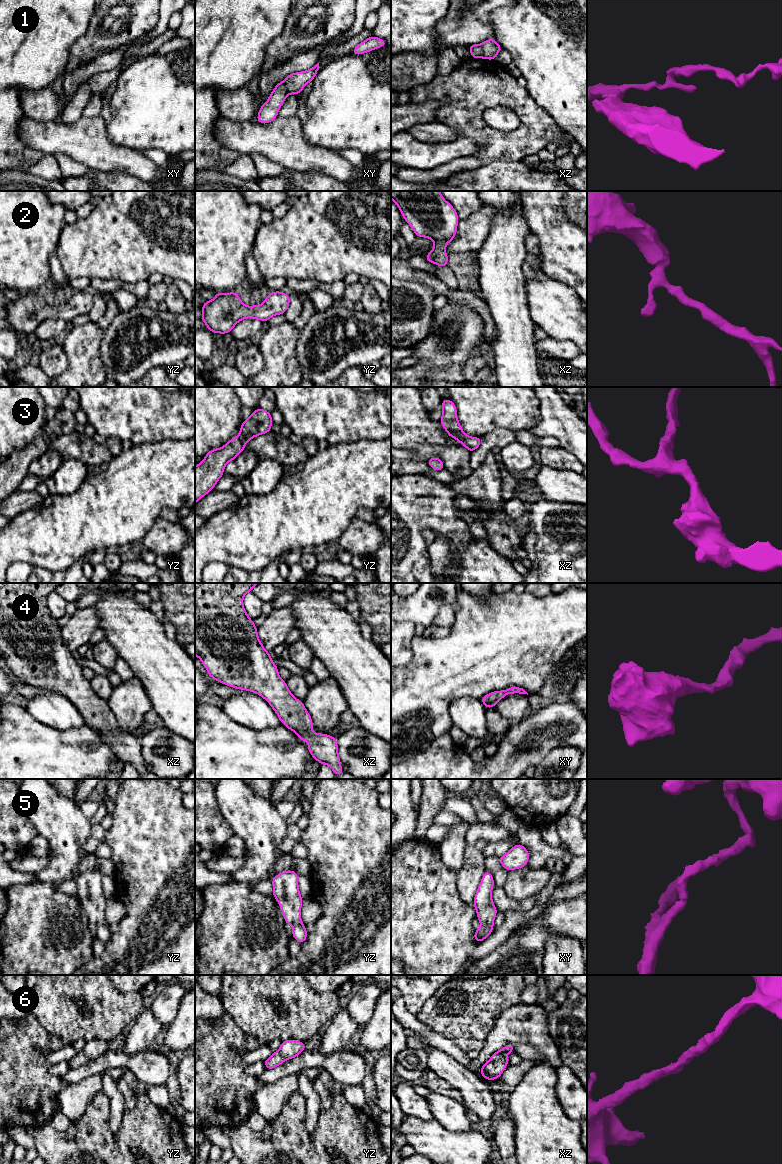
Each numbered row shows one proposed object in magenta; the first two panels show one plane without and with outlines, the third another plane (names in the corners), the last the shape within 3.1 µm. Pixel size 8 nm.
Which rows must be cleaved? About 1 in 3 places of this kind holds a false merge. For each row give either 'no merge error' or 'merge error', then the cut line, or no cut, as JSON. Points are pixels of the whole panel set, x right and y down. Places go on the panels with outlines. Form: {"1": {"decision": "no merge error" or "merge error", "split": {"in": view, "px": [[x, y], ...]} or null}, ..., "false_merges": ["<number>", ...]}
{"1": {"decision": "merge error", "split": {"in": "xz", "px": [[480, 45], [482, 57]]}}, "2": {"decision": "no merge error", "split": null}, "3": {"decision": "no merge error", "split": null}, "4": {"decision": "no merge error", "split": null}, "5": {"decision": "no merge error", "split": null}, "6": {"decision": "no merge error", "split": null}, "false_merges": ["1"]}

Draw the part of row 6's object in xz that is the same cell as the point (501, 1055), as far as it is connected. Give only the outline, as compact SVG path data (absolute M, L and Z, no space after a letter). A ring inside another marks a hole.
M507 1045L492 1054L489 1061L481 1067L481 1075L486 1080L495 1080L499 1078L503 1073L505 1067L509 1064L507 1059L509 1052L515 1052L514 1045Z

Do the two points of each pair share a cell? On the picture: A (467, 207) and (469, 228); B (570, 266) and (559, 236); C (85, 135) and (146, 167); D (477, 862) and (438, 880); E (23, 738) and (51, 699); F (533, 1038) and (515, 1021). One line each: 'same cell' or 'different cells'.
A: different cells
B: same cell
C: same cell
D: different cells
E: different cells
F: same cell

